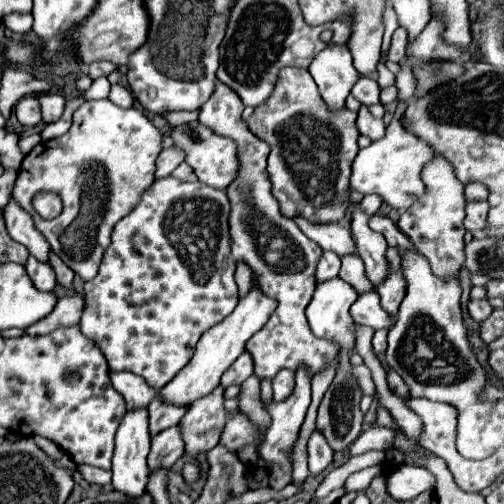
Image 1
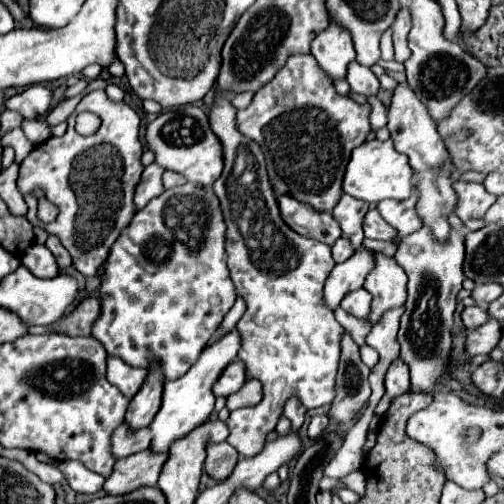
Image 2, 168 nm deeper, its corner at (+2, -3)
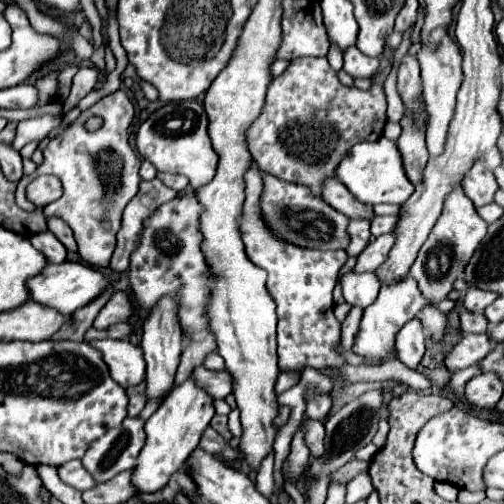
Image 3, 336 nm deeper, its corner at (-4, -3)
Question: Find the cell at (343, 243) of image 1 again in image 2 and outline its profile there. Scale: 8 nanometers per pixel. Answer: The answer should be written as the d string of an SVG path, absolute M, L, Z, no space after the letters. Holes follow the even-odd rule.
M276 195L276 199L278 199L280 215L292 231L296 231L304 237L322 241L326 245L336 243L336 239L342 235L340 225L336 223L336 219L330 213L312 211L312 207L292 199L290 195Z

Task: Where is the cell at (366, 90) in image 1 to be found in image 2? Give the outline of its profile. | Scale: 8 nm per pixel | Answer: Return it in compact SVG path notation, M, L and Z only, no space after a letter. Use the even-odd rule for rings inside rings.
M352 61L348 65L348 71L346 71L346 81L350 85L352 91L360 93L360 95L376 95L378 89L380 89L380 83L378 83L378 77L370 71L370 67L364 67L360 65L358 61Z

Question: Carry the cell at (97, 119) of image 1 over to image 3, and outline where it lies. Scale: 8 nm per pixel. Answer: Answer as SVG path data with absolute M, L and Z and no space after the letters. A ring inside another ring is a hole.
M116 91L100 99L90 109L82 111L80 117L70 127L66 127L60 135L50 139L50 143L44 149L42 165L34 173L24 175L16 189L18 207L22 207L24 211L34 211L36 207L26 199L26 185L38 175L56 175L62 181L64 195L42 209L44 217L46 219L60 217L70 225L82 261L86 261L92 267L108 265L116 245L116 233L122 223L122 211L130 203L130 199L138 193L140 159L136 151L130 147L128 135L128 127L132 125L132 121L134 121L134 107L124 91ZM90 115L100 115L104 119L104 127L100 131L88 133L84 129L84 121Z

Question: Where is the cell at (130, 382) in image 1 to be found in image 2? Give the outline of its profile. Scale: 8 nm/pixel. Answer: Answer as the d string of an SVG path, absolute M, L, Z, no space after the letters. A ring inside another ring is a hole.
M108 357L108 381L116 385L128 399L132 399L146 379L144 367L132 367L124 363L120 357Z

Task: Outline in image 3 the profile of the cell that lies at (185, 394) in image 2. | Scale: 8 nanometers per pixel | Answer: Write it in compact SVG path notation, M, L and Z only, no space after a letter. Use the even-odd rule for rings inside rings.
M188 377L184 383L176 385L172 393L162 401L158 411L146 421L146 447L138 459L138 465L132 475L132 483L138 487L140 493L154 493L162 489L172 473L176 473L190 453L198 447L198 441L208 427L210 419L214 417L214 399L198 387L198 383Z

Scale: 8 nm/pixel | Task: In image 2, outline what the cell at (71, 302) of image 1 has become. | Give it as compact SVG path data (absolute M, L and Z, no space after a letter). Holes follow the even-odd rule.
M96 295L86 297L74 311L70 311L62 321L54 323L56 331L66 333L66 335L84 335L88 337L92 333L92 323L100 317L100 301Z

